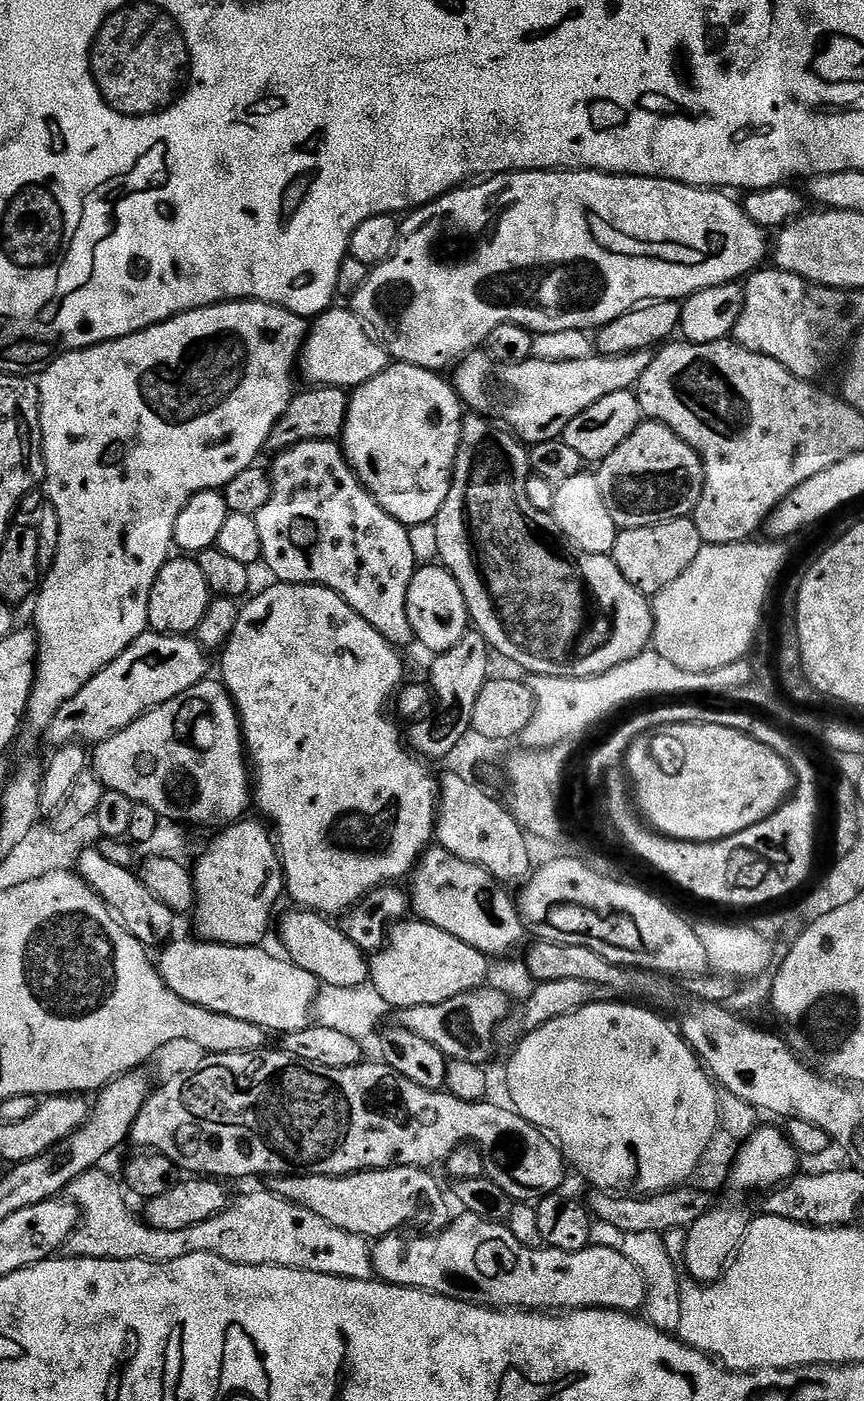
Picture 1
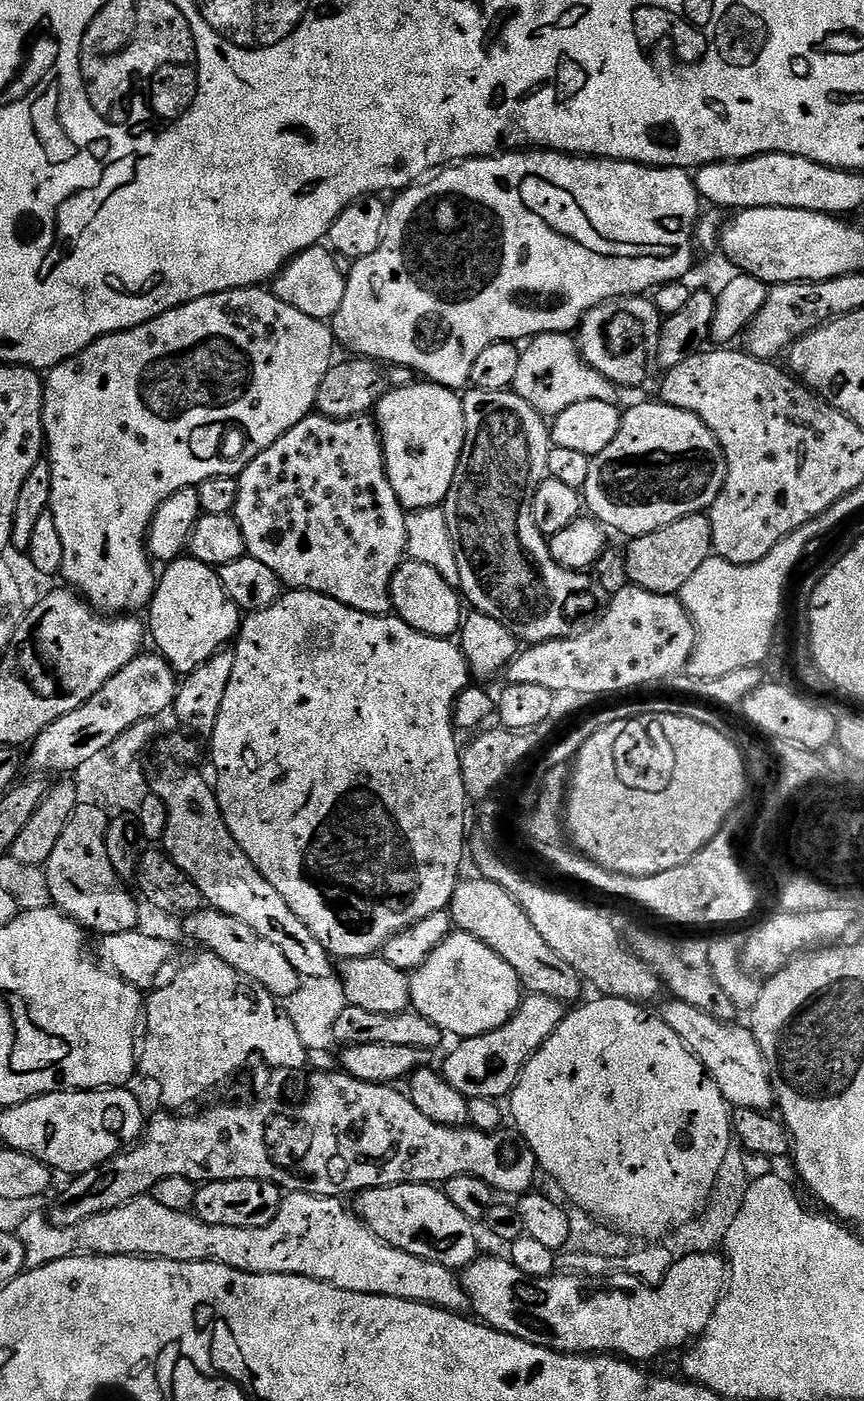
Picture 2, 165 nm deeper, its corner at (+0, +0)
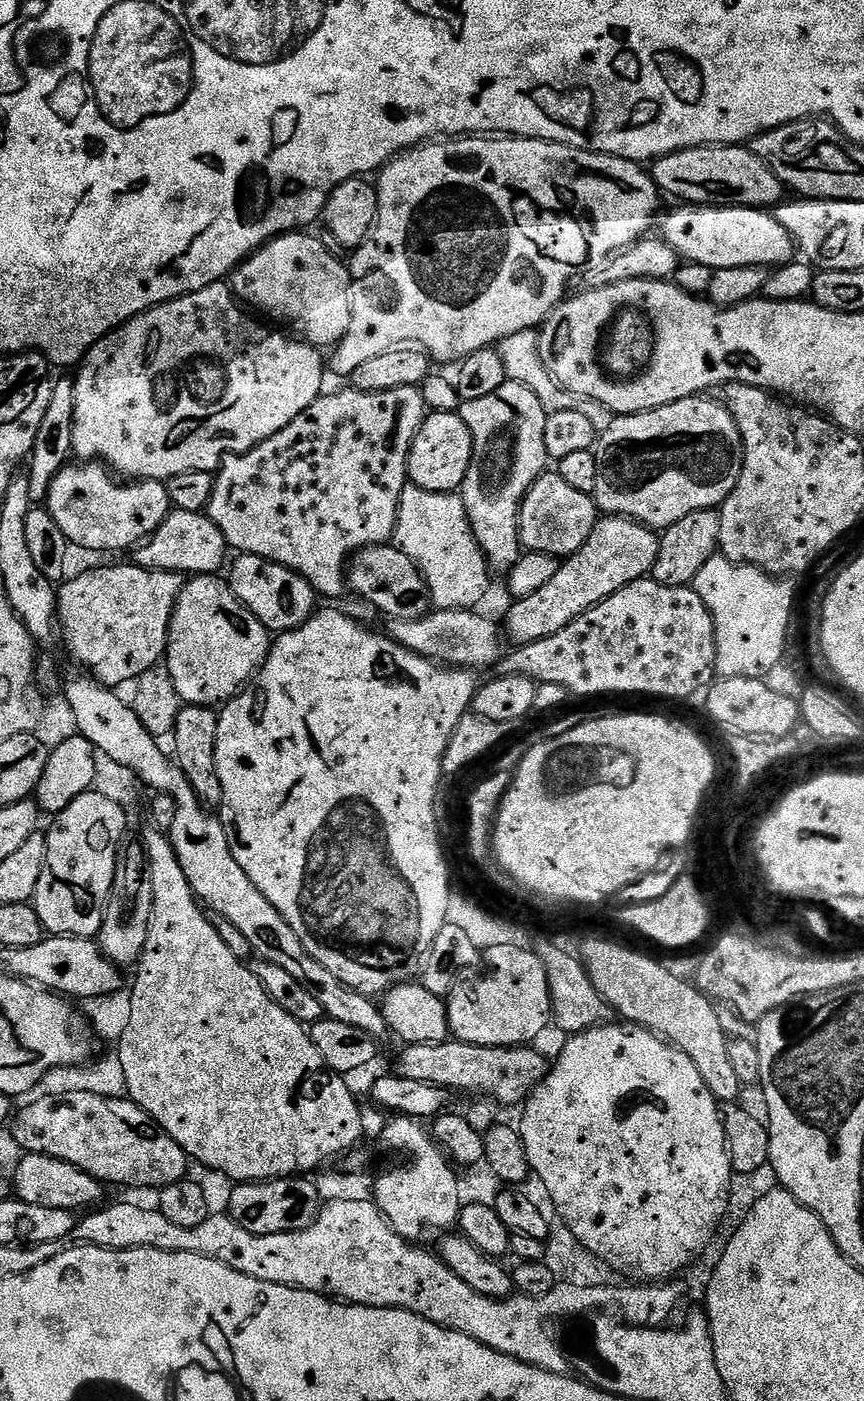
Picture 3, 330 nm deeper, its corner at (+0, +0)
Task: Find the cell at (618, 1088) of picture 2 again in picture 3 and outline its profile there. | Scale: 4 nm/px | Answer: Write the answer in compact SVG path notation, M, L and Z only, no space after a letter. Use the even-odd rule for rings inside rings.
M605 1022L600 1025L599 1028L591 1028L585 1032L579 1032L577 1036L571 1037L567 1042L568 1045L560 1052L560 1057L554 1060L554 1067L545 1076L544 1081L540 1083L535 1090L532 1091L532 1095L524 1101L522 1105L522 1111L524 1111L524 1117L518 1121L518 1127L520 1129L520 1136L524 1139L524 1145L526 1146L526 1158L528 1159L528 1167L538 1178L542 1178L543 1182L546 1182L547 1189L550 1190L551 1197L554 1198L554 1205L557 1206L557 1214L563 1222L566 1222L566 1226L570 1228L571 1233L575 1238L590 1252L600 1259L601 1265L613 1268L616 1272L621 1272L624 1276L629 1276L629 1281L632 1282L667 1282L673 1278L679 1277L681 1273L688 1269L692 1265L695 1265L697 1261L701 1259L699 1257L708 1248L708 1243L712 1240L712 1235L720 1228L720 1223L725 1223L728 1208L730 1205L731 1197L731 1182L733 1179L732 1163L730 1162L730 1154L728 1153L728 1143L726 1142L726 1134L724 1133L724 1118L722 1115L721 1105L714 1098L714 1094L710 1094L710 1090L706 1086L706 1082L702 1078L702 1074L698 1074L698 1066L693 1060L688 1057L682 1051L681 1048L674 1048L666 1040L660 1039L654 1032L648 1031L647 1028L641 1028L639 1026L633 1026L627 1022L616 1022L620 1024L612 1024L613 1022Z

